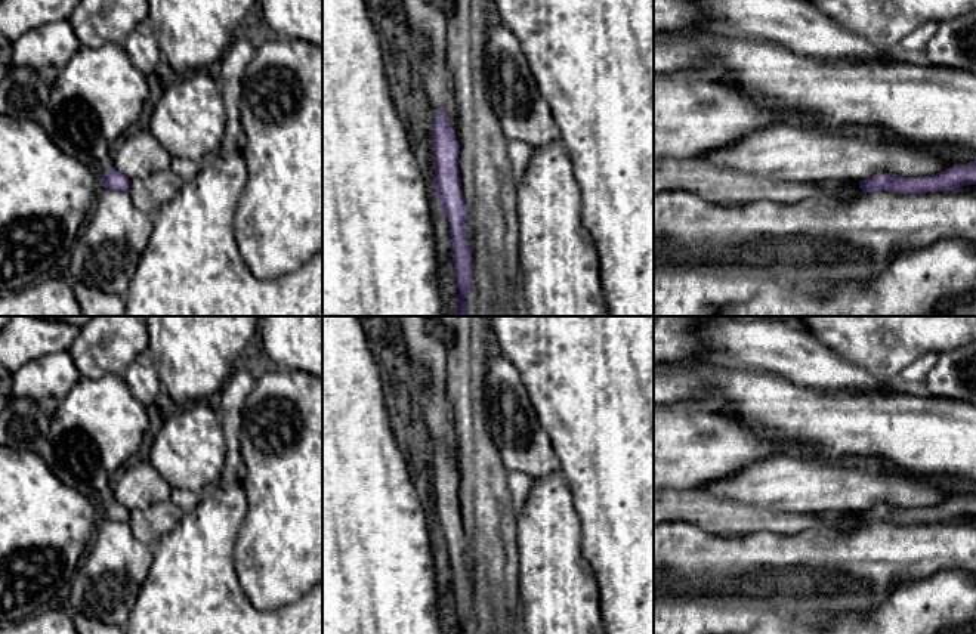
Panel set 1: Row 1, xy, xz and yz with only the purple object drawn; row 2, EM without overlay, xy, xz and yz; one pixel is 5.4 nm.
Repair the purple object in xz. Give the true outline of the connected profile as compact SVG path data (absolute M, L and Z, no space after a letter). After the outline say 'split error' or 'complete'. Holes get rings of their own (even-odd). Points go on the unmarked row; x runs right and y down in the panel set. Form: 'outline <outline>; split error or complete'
outline M444 442L433 445L433 500L435 510L432 520L438 529L441 542L450 553L450 567L453 570L454 606L458 618L458 628L454 634L466 634L472 613L472 588L467 572L467 538L461 522L458 501L460 476L454 467L448 446Z; complete

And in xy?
outline M108 497L102 507L101 517L112 522L129 522L130 511L123 504Z; complete

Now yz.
outline M976 492L954 495L939 505L926 508L902 508L890 504L877 504L859 513L859 519L865 523L884 520L896 525L954 522L964 516L976 516Z; complete

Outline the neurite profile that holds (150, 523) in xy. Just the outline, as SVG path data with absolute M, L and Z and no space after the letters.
M172 491L169 498L161 502L155 502L146 508L129 508L129 511L130 519L127 523L133 536L149 545L154 545L158 538L174 529L185 514L172 501Z

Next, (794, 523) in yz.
M654 489L654 525L688 522L708 534L739 535L757 531L800 536L822 526L856 529L862 510L784 511L739 504L704 489Z

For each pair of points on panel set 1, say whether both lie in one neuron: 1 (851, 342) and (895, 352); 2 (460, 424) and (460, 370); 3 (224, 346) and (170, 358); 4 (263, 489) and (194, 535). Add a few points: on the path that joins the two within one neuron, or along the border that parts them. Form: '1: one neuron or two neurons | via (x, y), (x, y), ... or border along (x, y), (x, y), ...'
1: one neuron | via (861, 342), (885, 342)
2: one neuron | via (463, 411), (463, 383)
3: one neuron | via (210, 346), (184, 346)
4: two neurons | border along (241, 485), (246, 494), (246, 517), (238, 534)

